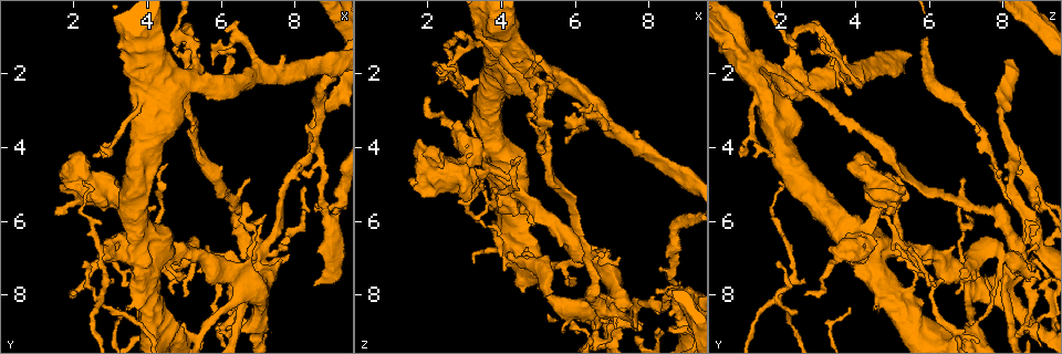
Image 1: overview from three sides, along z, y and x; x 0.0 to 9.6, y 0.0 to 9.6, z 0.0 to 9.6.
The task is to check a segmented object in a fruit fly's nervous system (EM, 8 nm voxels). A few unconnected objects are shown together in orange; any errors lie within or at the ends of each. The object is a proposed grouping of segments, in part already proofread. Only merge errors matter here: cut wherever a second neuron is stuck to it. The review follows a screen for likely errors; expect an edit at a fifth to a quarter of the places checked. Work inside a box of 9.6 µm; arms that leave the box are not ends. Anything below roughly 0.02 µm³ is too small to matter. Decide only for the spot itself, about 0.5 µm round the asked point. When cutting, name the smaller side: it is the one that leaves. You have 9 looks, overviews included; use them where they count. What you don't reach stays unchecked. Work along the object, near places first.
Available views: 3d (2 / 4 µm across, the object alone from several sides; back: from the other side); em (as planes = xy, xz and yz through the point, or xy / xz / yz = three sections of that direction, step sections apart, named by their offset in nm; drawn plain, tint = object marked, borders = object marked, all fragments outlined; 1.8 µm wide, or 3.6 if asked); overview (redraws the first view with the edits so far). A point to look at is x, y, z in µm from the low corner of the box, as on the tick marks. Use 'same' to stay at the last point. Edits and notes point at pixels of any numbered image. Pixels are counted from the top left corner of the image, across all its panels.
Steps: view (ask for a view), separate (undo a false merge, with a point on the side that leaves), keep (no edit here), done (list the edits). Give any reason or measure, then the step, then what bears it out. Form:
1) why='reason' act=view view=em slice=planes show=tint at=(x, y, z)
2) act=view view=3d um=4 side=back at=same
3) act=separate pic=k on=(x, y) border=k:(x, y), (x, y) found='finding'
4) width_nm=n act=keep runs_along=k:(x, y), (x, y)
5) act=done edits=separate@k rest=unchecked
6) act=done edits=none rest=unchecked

why='four or more arms meet' act=view view=em um=3.6 slice=xz step=4 show=tint at=(7.25, 7.50, 8.15)

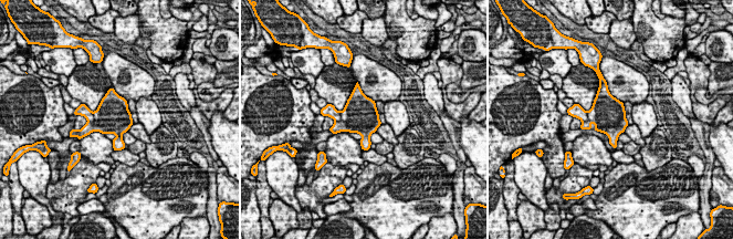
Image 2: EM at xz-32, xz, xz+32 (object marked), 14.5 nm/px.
act=keep found='one neuron here'

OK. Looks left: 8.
why='sharp bend' act=view view=em slice=planes show=plain at=(3.50, 6.10, 4.20)

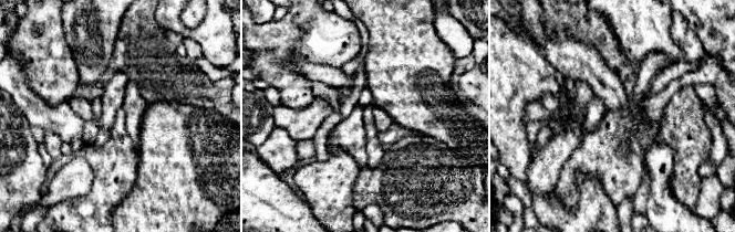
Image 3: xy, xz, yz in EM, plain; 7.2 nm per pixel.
why='where the object lies' act=view view=em slice=planes show=tint at=same

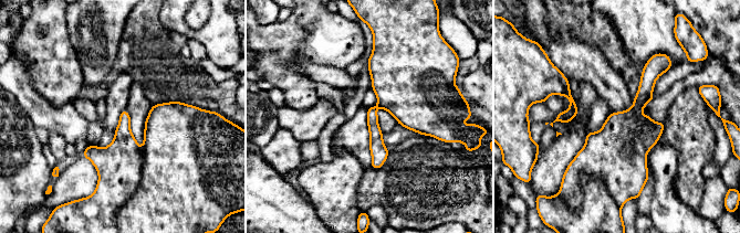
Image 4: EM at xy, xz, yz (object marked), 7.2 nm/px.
width_nm=110 act=separate pic=4 on=(118, 166) part_leaving=4:(372, 109), (376, 143), (375, 166) found='two neurons meet here'

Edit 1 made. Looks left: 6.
why='redraw' act=view view=overview

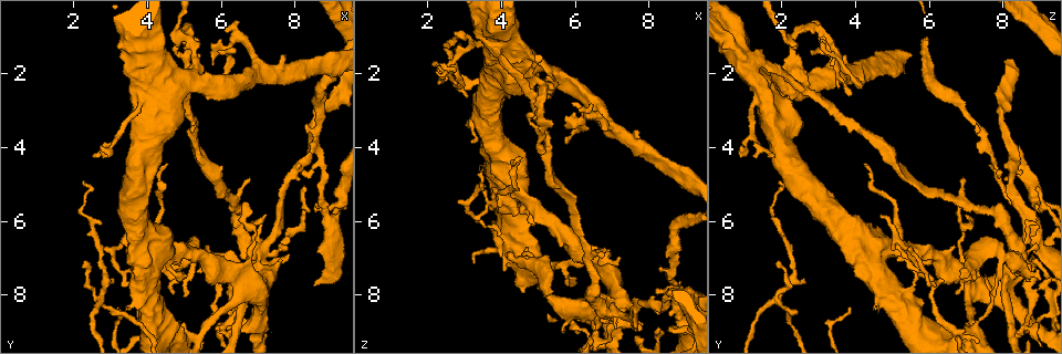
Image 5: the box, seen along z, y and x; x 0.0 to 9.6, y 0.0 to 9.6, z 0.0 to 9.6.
why='branch point' act=view view=em slice=yz step=4 show=tint at=(2.70, 8.15, 1.85)

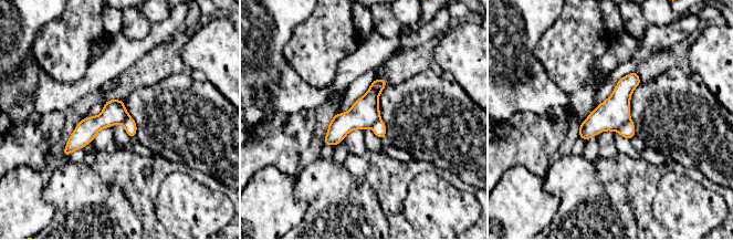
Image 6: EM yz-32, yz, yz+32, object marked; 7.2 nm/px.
act=view view=em slice=planes show=tint at=same

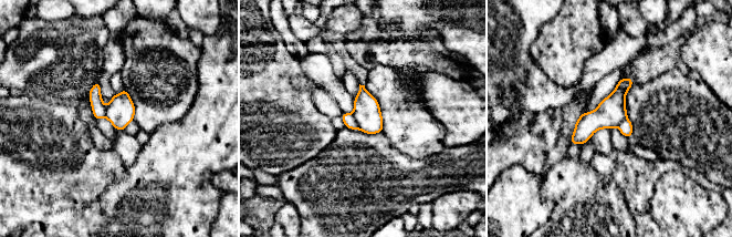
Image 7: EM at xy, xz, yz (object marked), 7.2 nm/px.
act=separate pic=7 on=(348, 120) border=7:(353, 113), (361, 129) found='two neurons meet here'

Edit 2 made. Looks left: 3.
act=view view=overview

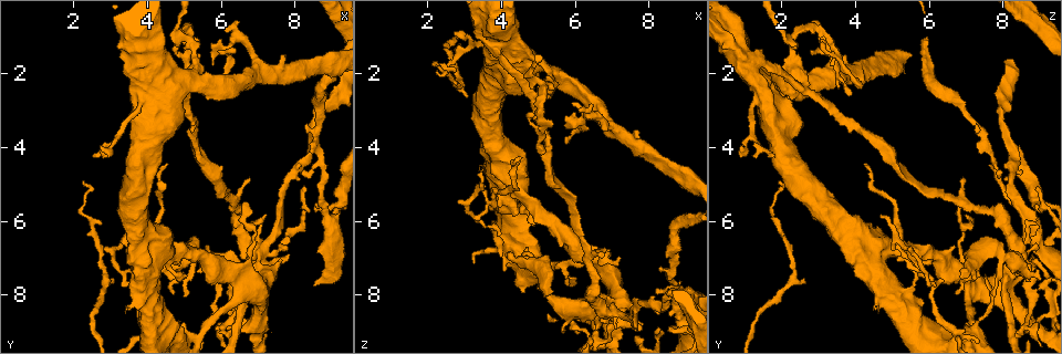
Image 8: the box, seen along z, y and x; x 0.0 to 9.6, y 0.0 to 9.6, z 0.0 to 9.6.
act=view view=em slice=planes show=plain at=(3.70, 7.35, 5.70)

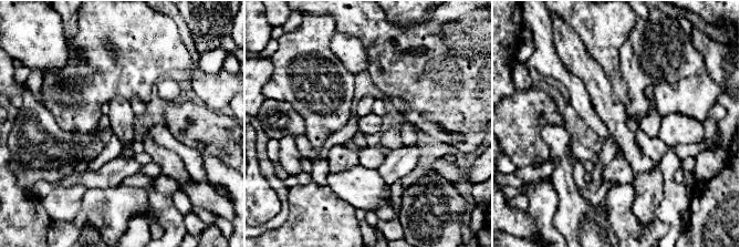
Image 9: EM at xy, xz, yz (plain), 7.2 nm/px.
why='with the object marked' act=view view=em slice=planes show=tint at=same

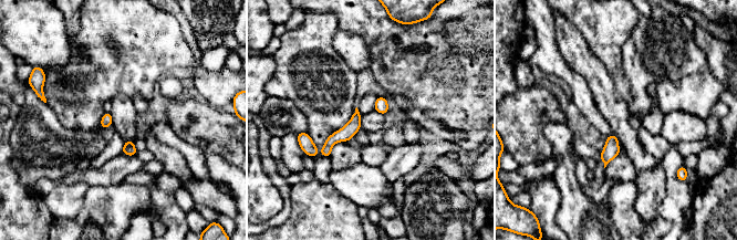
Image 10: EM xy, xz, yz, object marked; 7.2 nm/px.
width_nm=90 act=keep runs_along=10:(356, 114), (342, 135), (312, 152) found='all the same neuron'

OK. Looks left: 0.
act=done edits=separate@4,separate@7 rest=unchecked

